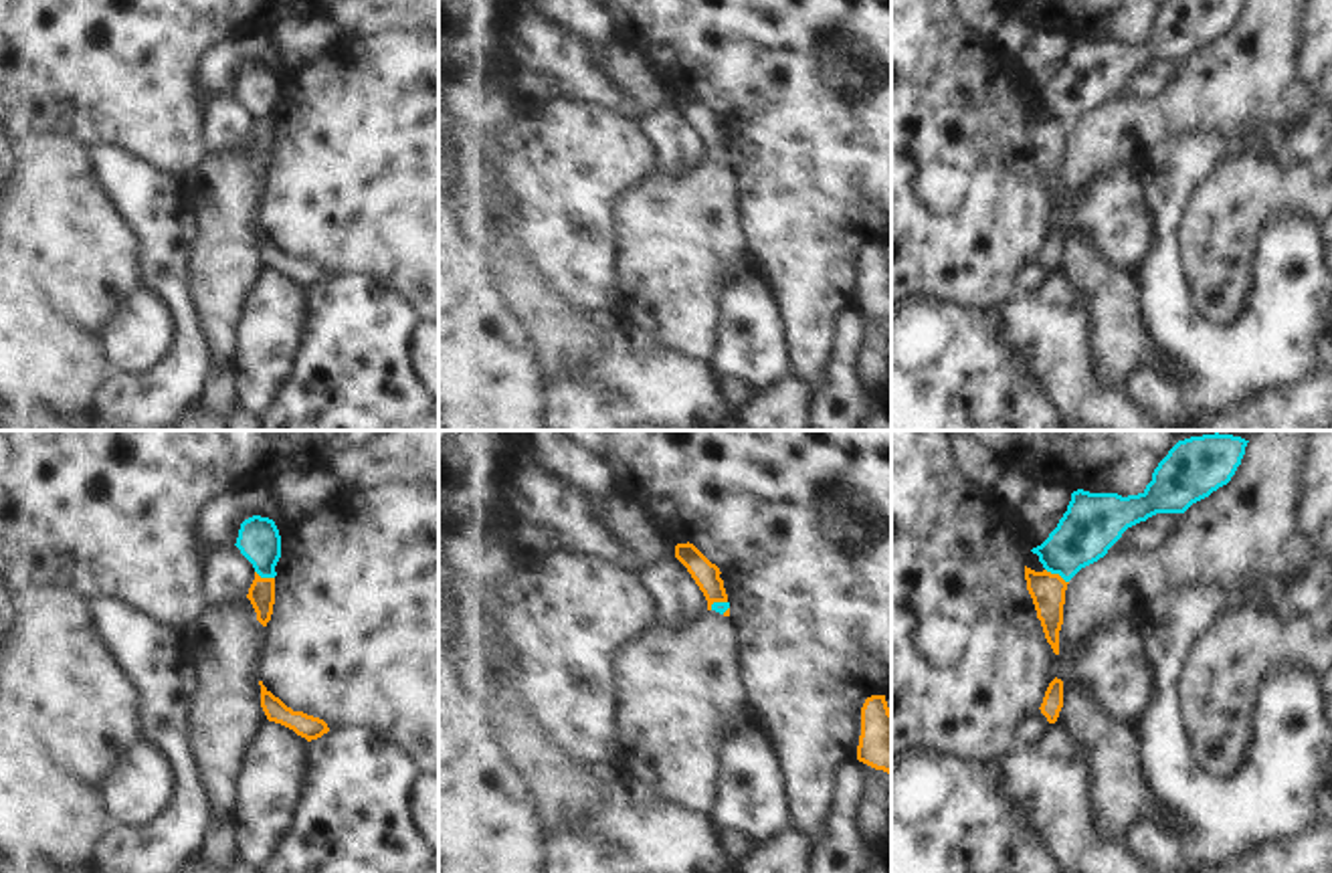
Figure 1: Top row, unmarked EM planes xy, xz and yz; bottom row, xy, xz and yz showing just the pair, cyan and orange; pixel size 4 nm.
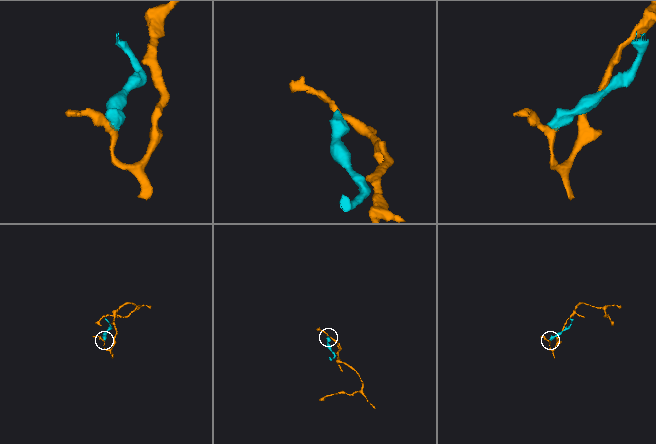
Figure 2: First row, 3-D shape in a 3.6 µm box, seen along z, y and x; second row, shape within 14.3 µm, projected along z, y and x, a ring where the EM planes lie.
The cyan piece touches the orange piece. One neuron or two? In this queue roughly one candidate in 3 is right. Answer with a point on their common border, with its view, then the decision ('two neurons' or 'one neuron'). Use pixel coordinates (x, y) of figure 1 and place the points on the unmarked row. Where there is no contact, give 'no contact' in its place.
contact yz (1058, 120); two neurons

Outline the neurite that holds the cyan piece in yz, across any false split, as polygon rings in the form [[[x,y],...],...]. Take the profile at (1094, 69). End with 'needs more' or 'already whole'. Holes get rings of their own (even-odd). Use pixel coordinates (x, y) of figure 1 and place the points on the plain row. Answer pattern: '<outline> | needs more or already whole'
[[[1168,0],[1138,42],[1071,40],[1067,59],[1049,85],[1033,95],[1043,115],[1069,129],[1098,109],[1122,81],[1156,61],[1184,61],[1227,32],[1245,0]]] | already whole

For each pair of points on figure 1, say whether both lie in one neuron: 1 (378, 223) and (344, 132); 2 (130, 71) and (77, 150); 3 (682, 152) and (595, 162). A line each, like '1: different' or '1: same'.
1: same
2: different
3: different

